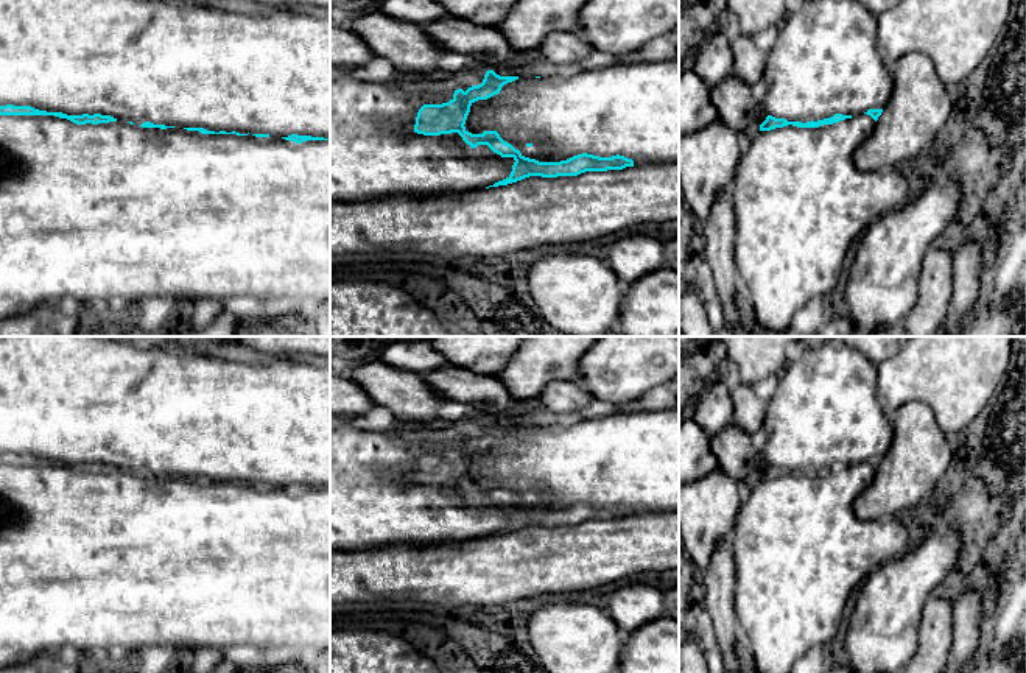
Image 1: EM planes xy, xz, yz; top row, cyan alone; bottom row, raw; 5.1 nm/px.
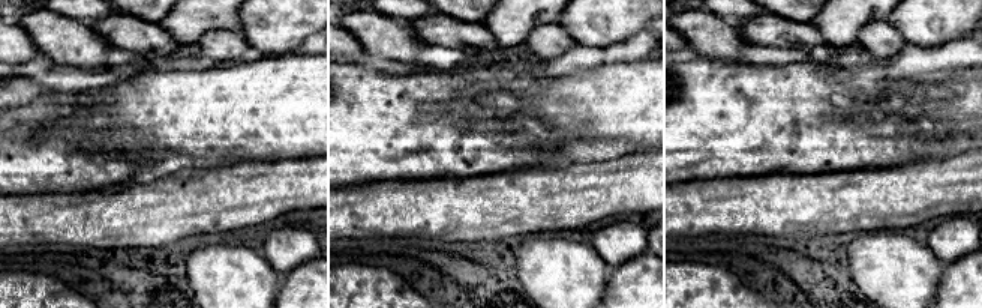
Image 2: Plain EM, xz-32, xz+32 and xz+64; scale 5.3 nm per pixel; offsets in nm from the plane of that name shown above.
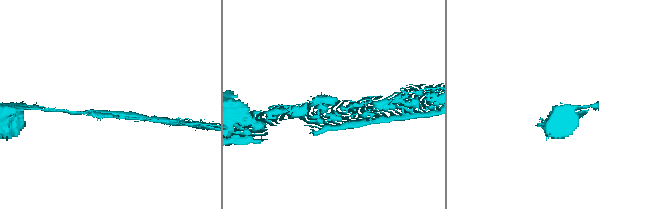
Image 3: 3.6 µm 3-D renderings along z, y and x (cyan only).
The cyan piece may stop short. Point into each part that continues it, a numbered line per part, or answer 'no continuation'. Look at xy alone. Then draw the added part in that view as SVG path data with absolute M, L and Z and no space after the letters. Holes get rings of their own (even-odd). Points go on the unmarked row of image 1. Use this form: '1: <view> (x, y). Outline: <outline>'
1: xy (106, 564). Outline: M0 464L0 668L14 667L44 653L72 653L78 659L135 659L148 647L179 647L190 650L220 650L226 656L251 653L252 656L280 656L285 665L311 665L322 650L330 650L330 489L307 489L296 492L282 486L255 486L252 483L201 483L184 477L142 477L126 470L76 474L54 464Z

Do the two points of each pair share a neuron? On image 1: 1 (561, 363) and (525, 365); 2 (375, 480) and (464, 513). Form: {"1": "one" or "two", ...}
{"1": "one", "2": "one"}

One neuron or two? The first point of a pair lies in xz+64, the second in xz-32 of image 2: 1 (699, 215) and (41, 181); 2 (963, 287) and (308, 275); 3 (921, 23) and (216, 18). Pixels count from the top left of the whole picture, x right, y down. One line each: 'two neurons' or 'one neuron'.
1: two neurons
2: one neuron
3: two neurons

